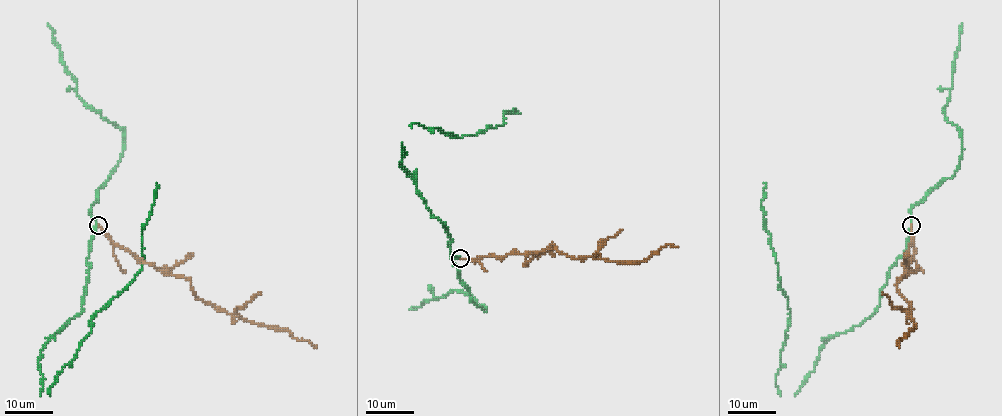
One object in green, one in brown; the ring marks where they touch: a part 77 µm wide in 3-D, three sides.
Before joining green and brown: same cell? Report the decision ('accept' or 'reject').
reject

